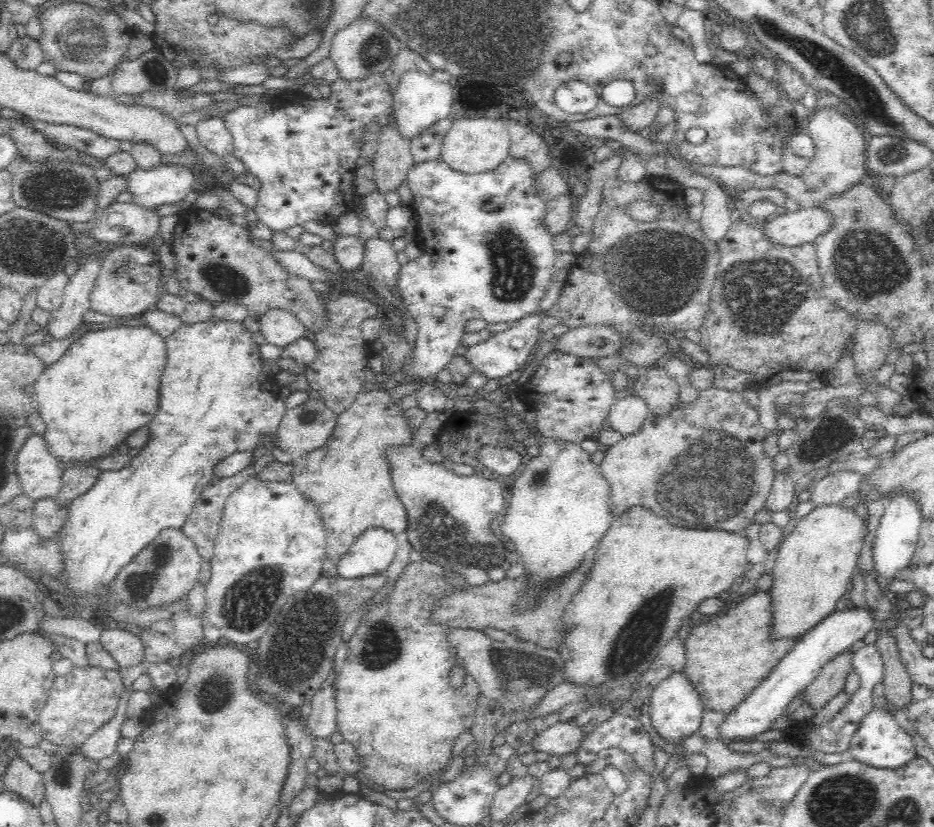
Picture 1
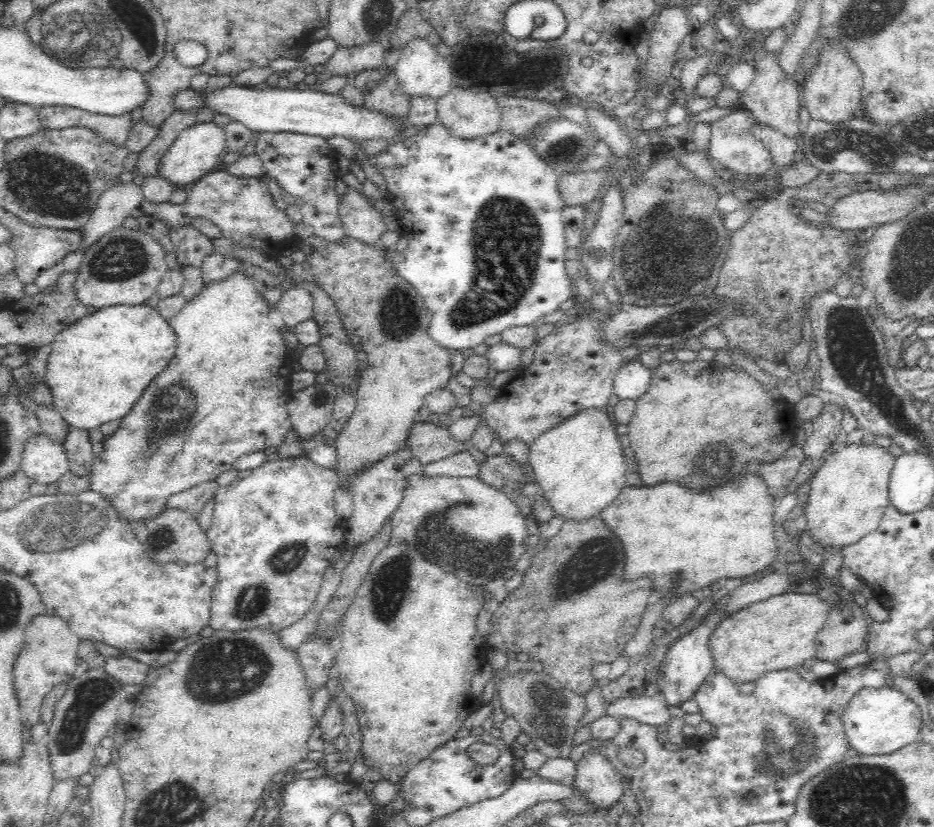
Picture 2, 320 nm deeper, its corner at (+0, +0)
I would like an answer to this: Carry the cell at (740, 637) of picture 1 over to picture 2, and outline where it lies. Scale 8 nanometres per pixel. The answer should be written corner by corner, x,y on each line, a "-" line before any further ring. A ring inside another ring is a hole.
786,592
760,602
754,602
746,609
722,619
713,628
707,640
708,651
710,651
712,663
714,663
712,672
718,673
722,677
728,678
732,684
740,686
755,681
764,673
803,665
806,660
816,656
816,633
826,622
830,604
820,600
816,595

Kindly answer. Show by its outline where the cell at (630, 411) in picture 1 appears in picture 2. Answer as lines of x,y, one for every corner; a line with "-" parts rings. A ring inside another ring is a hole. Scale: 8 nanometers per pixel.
636,358
625,361
613,382
613,394
620,400
638,400
648,392
652,373

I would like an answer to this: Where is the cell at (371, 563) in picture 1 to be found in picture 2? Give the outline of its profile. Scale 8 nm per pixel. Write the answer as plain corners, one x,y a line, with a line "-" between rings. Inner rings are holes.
402,448
396,454
390,454
388,458
376,462
370,470
356,476
350,487
352,487
353,514
350,519
342,522
343,541
348,546
348,552
358,551
367,546
375,538
382,528
392,519
396,509
403,499
405,480
418,471
422,470
421,462
414,457
412,451

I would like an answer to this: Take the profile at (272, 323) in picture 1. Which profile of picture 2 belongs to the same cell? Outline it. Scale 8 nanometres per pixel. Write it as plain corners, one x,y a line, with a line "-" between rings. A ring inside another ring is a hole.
292,286
286,288
278,303
274,305
278,312
282,312
284,329
291,329
302,322
312,319
313,302
308,291

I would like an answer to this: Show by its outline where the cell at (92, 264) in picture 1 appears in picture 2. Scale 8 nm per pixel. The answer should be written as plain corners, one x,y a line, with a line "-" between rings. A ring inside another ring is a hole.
118,183
100,195
99,201
92,209
88,222
80,229
81,241
79,251
86,252
94,246
104,234
122,228
124,218
132,214
134,208
140,208
139,202
144,199
141,188
133,184

